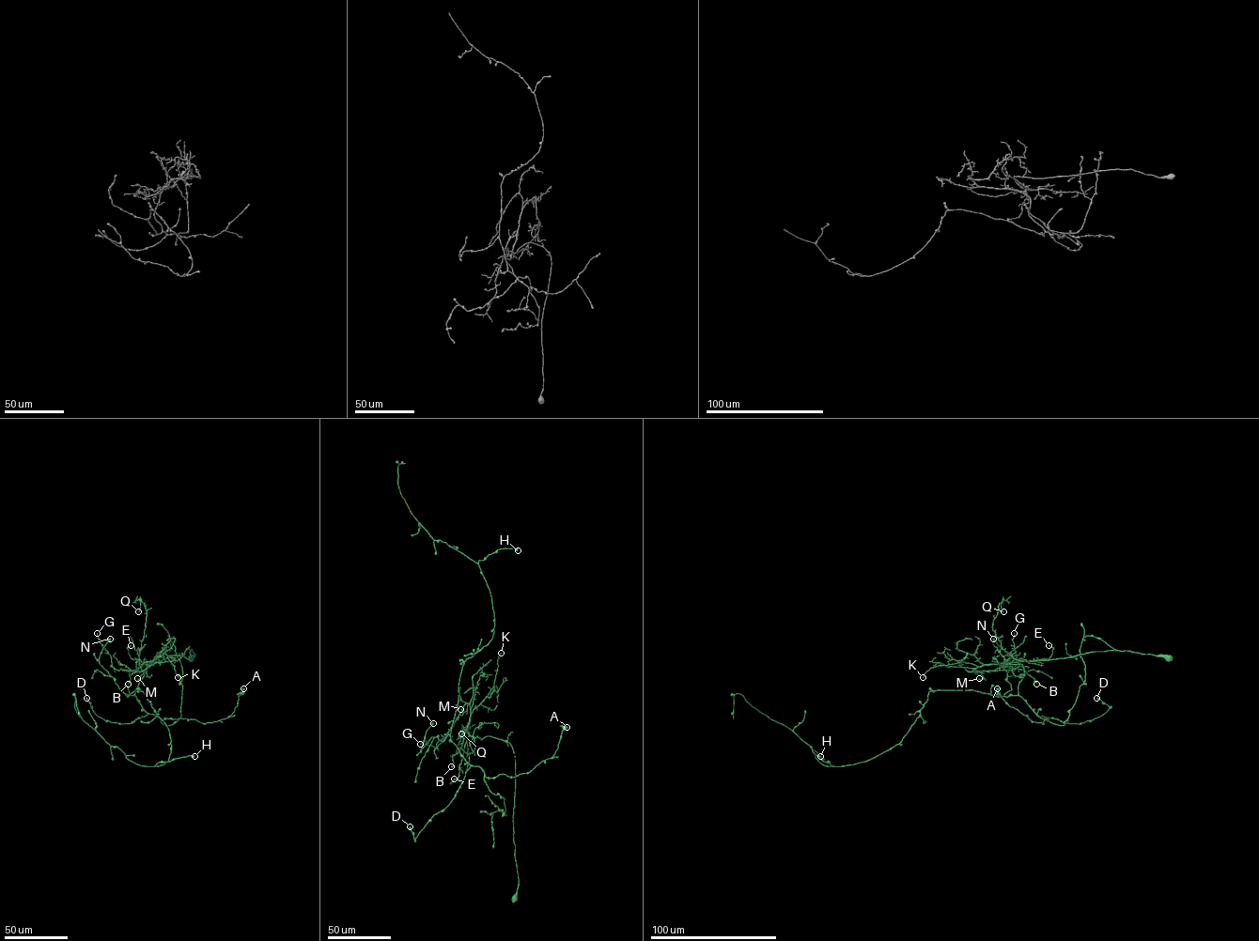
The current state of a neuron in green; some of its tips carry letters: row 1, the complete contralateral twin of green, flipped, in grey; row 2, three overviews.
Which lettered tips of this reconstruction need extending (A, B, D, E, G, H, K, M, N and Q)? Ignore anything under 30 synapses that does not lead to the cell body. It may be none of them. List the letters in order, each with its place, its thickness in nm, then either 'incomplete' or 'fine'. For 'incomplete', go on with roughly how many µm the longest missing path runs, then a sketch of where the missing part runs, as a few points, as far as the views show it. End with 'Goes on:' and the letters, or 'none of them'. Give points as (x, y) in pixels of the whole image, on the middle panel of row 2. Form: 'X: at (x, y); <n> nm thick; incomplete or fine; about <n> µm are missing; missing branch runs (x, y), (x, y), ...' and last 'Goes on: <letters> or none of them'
A: at (567, 727); 750 nm thick; fine
B: at (451, 766); 140 nm thick; fine
D: at (410, 826); 650 nm thick; fine
E: at (454, 779); 500 nm thick; fine
G: at (420, 744); 160 nm thick; fine
H: at (518, 550); 750 nm thick; fine
K: at (501, 653); 80 nm thick; fine
M: at (460, 709); 140 nm thick; fine
N: at (433, 723); 600 nm thick; fine
Q: at (461, 733); 380 nm thick; fine
Goes on: none of them

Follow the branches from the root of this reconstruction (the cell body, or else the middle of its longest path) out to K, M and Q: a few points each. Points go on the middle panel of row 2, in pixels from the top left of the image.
K: (515, 898), (514, 750), (508, 742), (489, 736), (481, 740), (467, 730), (473, 710), (494, 689), (501, 653)
M: (515, 898), (514, 750), (502, 740), (472, 736), (467, 730), (470, 704), (463, 714), (460, 709)
Q: (515, 898), (514, 750), (500, 739), (462, 734), (469, 722), (461, 733)

